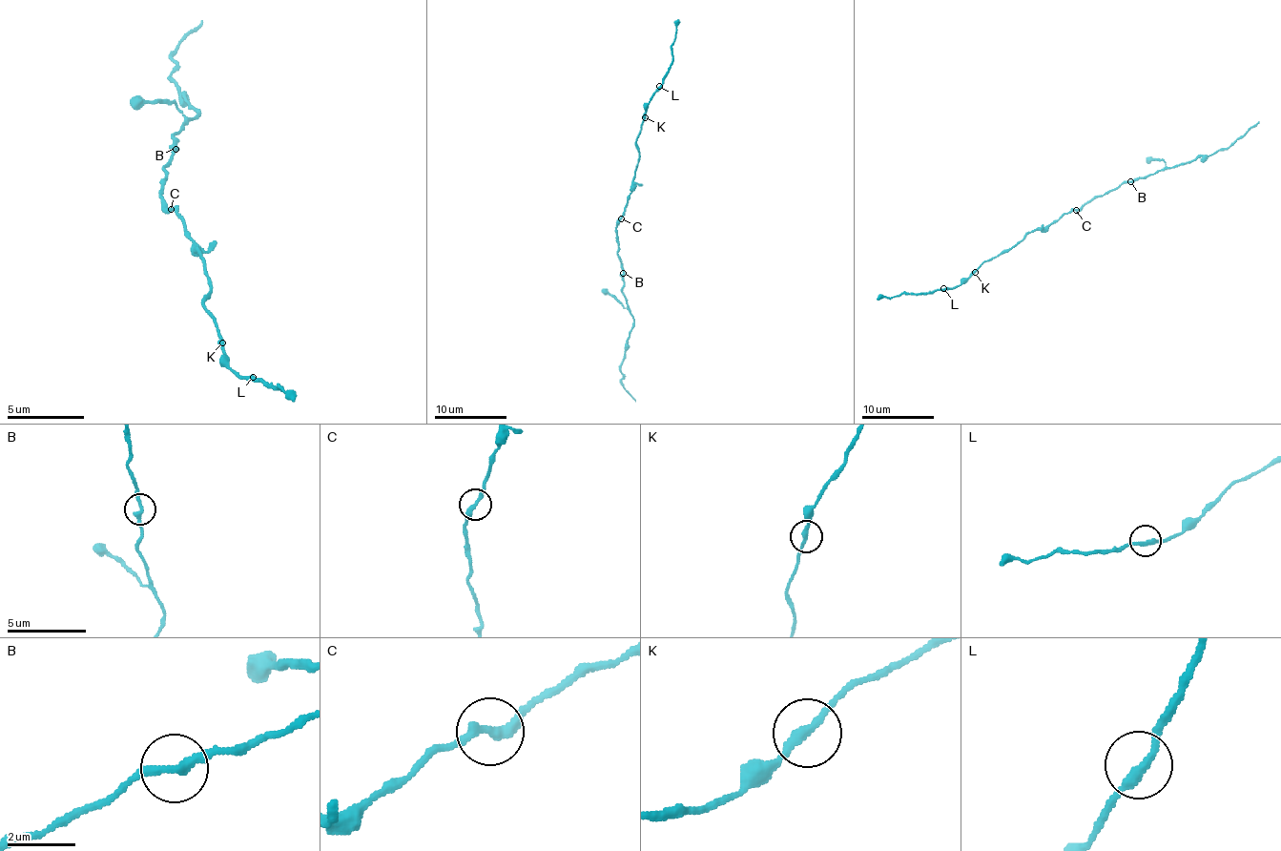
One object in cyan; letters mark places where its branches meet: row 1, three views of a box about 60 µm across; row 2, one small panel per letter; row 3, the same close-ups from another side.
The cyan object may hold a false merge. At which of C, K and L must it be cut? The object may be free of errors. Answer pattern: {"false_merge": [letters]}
{"false_merge": ["C"]}

